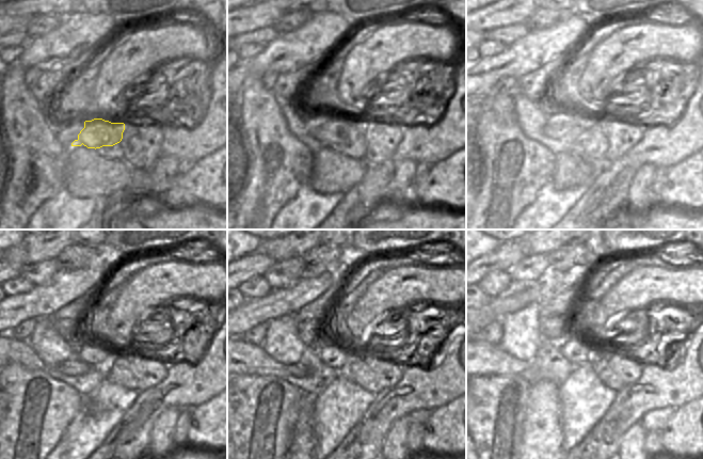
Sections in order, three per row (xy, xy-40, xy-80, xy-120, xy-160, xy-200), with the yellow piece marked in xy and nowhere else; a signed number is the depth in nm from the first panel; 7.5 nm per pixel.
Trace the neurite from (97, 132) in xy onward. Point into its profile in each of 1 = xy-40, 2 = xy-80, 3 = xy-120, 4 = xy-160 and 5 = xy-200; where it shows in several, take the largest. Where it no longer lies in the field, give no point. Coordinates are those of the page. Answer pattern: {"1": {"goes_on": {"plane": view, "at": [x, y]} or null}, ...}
{"1": {"goes_on": {"plane": "xy-40", "at": [334, 132]}}, "2": {"goes_on": {"plane": "xy-80", "at": [558, 139]}}, "3": {"goes_on": {"plane": "xy-120", "at": [77, 374]}}, "4": {"goes_on": {"plane": "xy-160", "at": [310, 375]}}, "5": {"goes_on": {"plane": "xy-200", "at": [548, 363]}}}

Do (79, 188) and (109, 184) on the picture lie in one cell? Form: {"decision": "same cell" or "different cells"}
{"decision": "same cell"}

